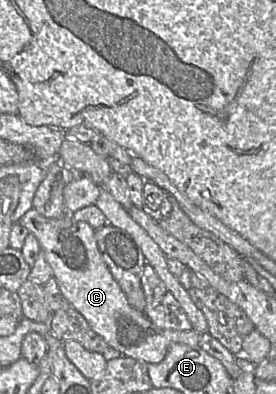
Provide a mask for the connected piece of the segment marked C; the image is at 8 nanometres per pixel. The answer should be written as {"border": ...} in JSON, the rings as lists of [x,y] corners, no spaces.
{"border":[[[30,209],[17,222],[35,235],[40,243],[41,250],[52,268],[63,298],[68,301],[87,320],[90,327],[113,349],[119,351],[121,357],[132,357],[144,361],[147,364],[158,364],[164,360],[169,347],[174,343],[182,343],[189,346],[198,346],[201,333],[194,329],[188,331],[174,331],[160,329],[155,326],[144,312],[133,308],[114,279],[109,267],[103,260],[99,251],[95,230],[85,221],[75,221],[73,213],[67,213],[59,219],[50,219],[41,215],[37,210]]]}

